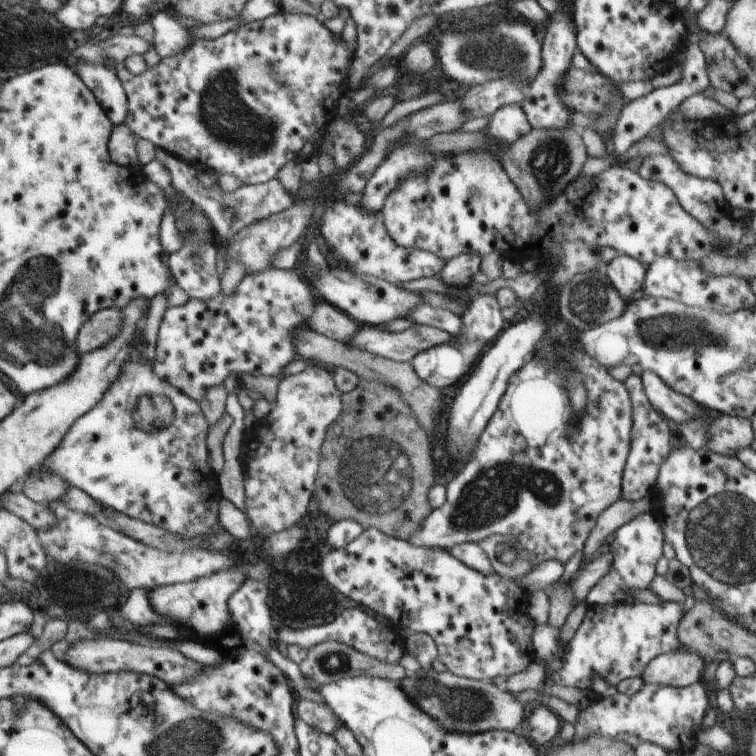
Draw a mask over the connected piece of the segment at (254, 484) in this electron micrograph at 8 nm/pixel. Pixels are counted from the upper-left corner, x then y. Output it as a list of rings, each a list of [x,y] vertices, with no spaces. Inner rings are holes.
[[[306,366],[300,372],[279,380],[275,405],[271,407],[269,414],[249,430],[242,431],[238,458],[244,486],[245,514],[257,529],[258,538],[291,528],[307,512],[315,474],[319,474],[321,443],[324,442],[327,428],[335,422],[342,410],[342,394],[337,390],[331,374],[319,366]]]

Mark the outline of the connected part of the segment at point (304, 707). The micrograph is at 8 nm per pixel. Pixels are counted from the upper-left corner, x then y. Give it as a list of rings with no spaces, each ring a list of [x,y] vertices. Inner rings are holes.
[[[298,698],[296,713],[302,721],[305,721],[307,726],[322,733],[331,735],[341,725],[339,718],[332,712],[332,709],[323,703]]]

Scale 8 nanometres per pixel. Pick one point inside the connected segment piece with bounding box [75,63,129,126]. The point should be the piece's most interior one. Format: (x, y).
(104, 82)

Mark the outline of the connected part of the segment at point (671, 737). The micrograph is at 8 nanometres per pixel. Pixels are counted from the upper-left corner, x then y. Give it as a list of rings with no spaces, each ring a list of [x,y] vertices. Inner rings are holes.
[[[699,681],[676,688],[660,684],[644,685],[631,697],[617,692],[579,711],[573,723],[575,733],[571,742],[589,735],[601,735],[625,741],[633,747],[653,743],[667,752],[687,750],[693,746],[695,730],[701,726],[708,708],[707,694]]]

